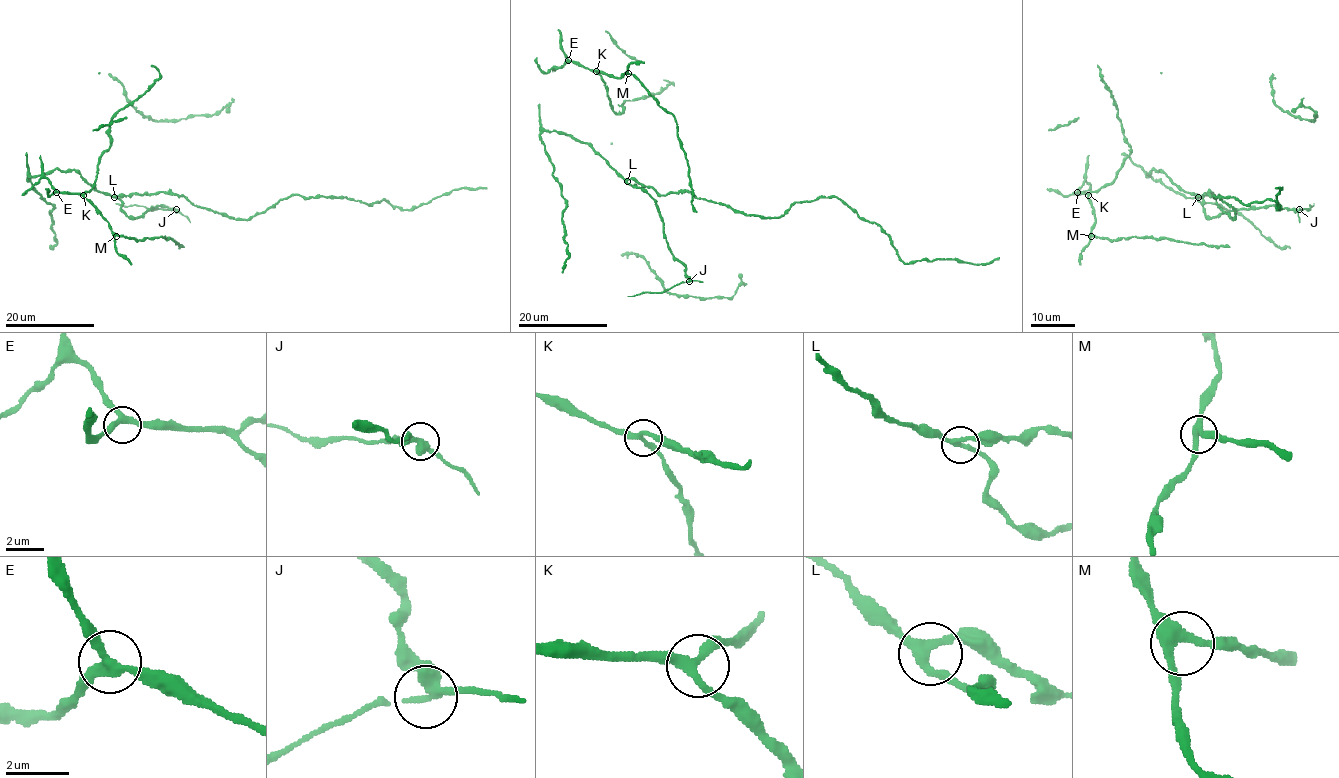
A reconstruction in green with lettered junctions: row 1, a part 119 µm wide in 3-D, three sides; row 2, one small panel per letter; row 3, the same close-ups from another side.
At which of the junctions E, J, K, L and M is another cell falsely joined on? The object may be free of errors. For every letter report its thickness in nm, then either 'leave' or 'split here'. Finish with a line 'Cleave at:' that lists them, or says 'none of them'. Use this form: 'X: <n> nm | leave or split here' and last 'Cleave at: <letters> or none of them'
E: 280 nm | leave
J: 280 nm | split here
K: 280 nm | leave
L: 260 nm | leave
M: 320 nm | leave
Cleave at: J

